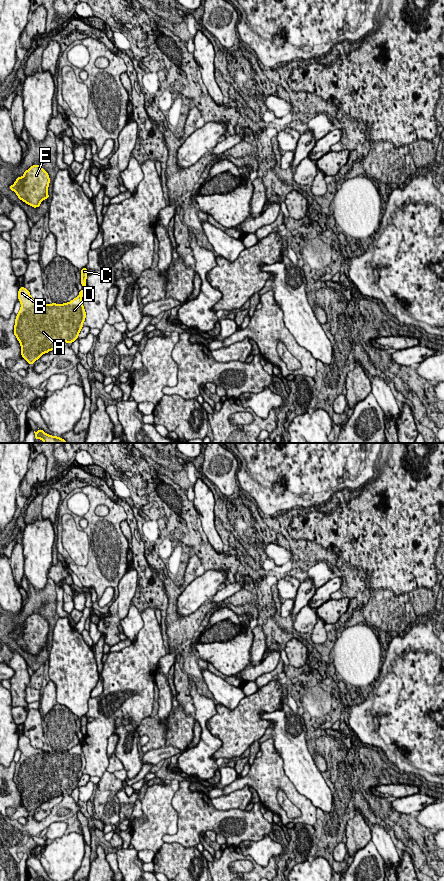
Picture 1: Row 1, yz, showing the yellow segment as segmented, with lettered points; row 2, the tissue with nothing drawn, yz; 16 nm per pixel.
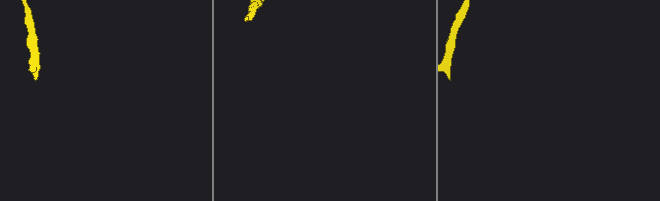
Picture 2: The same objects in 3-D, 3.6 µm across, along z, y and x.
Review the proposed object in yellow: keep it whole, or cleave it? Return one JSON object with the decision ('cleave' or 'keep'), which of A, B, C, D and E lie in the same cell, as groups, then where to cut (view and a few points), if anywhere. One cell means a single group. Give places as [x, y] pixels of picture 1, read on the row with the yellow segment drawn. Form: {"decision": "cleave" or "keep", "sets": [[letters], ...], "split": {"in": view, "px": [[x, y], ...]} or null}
{"decision": "cleave", "sets": [["A", "B", "D"], ["C", "E"]], "split": {"in": "yz", "px": [[79, 294], [82, 295]]}}

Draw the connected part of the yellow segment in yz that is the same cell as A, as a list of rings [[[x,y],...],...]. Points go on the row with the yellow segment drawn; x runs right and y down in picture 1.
[[[25,287],[19,288],[18,300],[21,308],[16,315],[13,332],[21,345],[22,357],[30,365],[33,365],[42,354],[63,347],[63,342],[73,343],[78,338],[86,318],[82,297],[83,295],[79,295],[68,303],[49,305],[34,300]]]

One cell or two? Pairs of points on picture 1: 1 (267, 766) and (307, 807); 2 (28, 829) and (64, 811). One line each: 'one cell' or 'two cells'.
1: one cell
2: one cell

